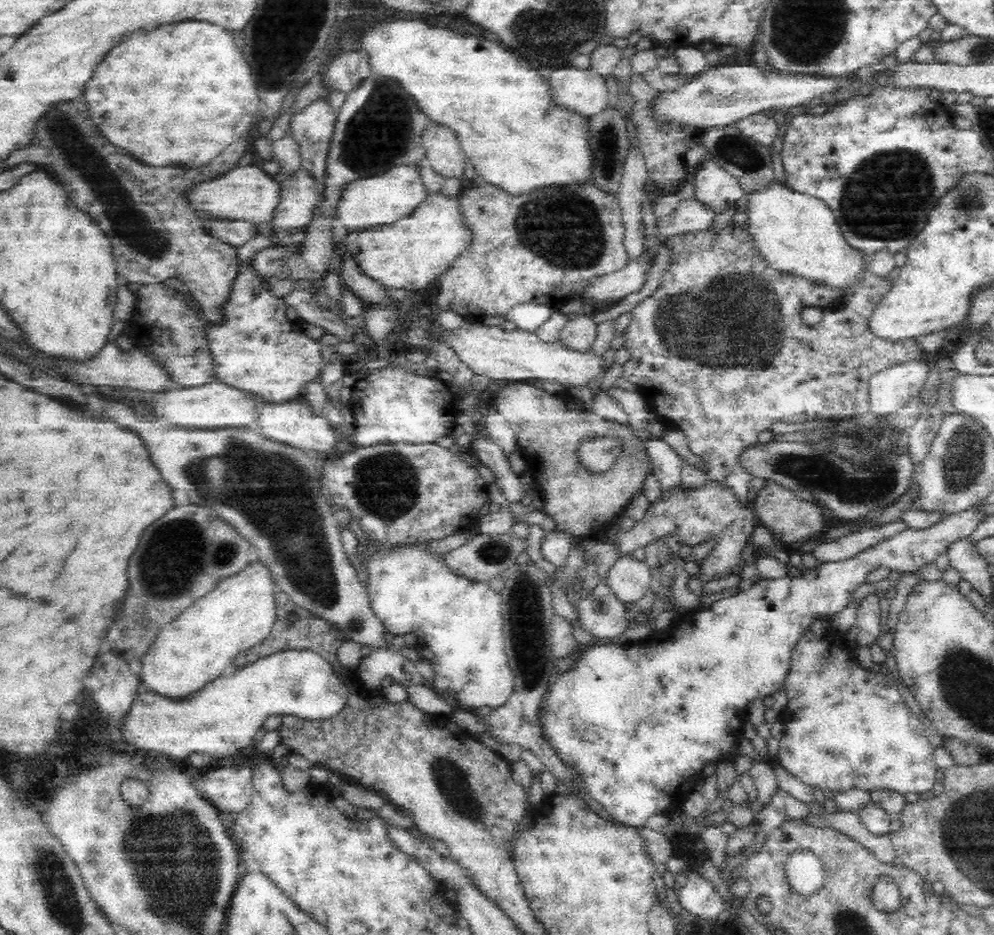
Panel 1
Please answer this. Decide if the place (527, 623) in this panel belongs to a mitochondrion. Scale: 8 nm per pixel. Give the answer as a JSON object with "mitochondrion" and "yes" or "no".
{"mitochondrion":"yes"}

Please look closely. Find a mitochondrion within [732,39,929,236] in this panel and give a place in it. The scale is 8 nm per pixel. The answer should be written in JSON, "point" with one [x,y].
{"point":[811,55]}

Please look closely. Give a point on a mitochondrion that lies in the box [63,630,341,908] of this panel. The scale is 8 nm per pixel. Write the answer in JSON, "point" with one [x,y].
{"point":[159,828]}

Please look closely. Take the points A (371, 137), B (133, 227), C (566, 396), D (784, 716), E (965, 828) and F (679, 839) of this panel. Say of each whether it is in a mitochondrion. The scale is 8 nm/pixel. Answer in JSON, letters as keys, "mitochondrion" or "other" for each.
{"A":"mitochondrion","B":"mitochondrion","C":"other","D":"other","E":"mitochondrion","F":"other"}

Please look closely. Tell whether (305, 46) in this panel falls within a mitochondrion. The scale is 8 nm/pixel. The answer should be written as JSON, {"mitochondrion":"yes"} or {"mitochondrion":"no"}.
{"mitochondrion":"no"}

